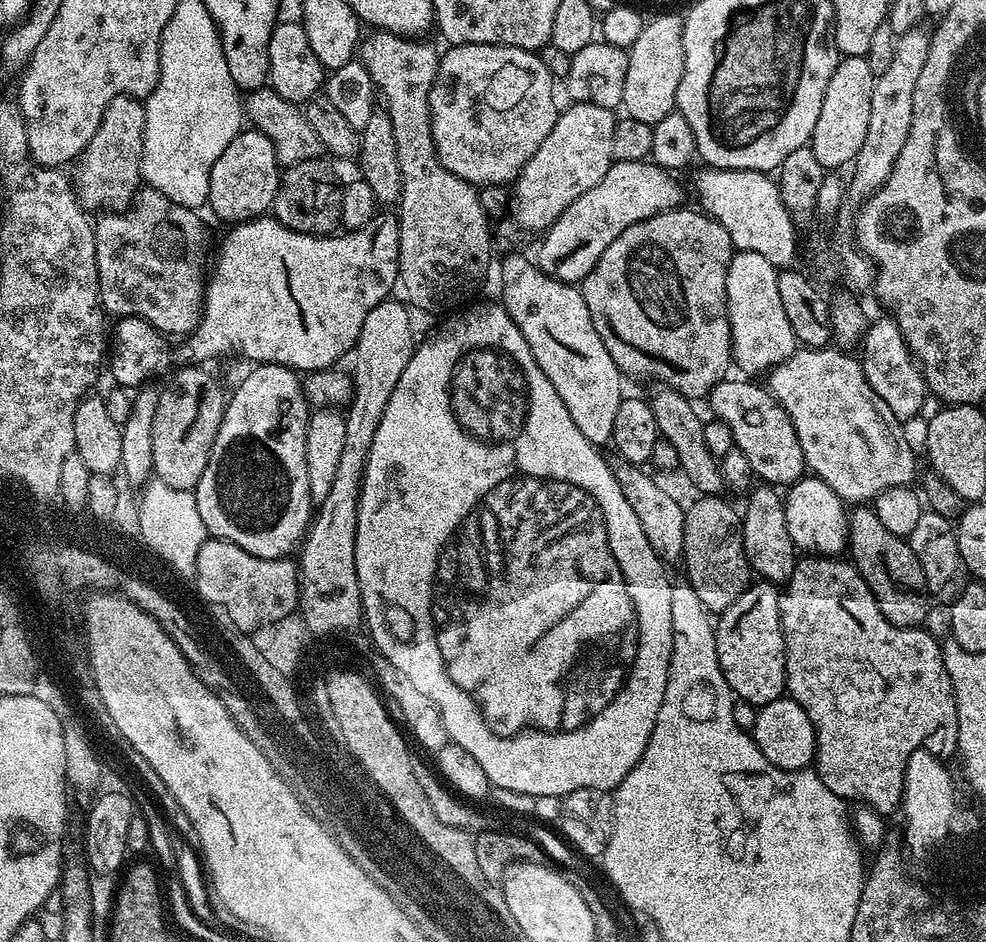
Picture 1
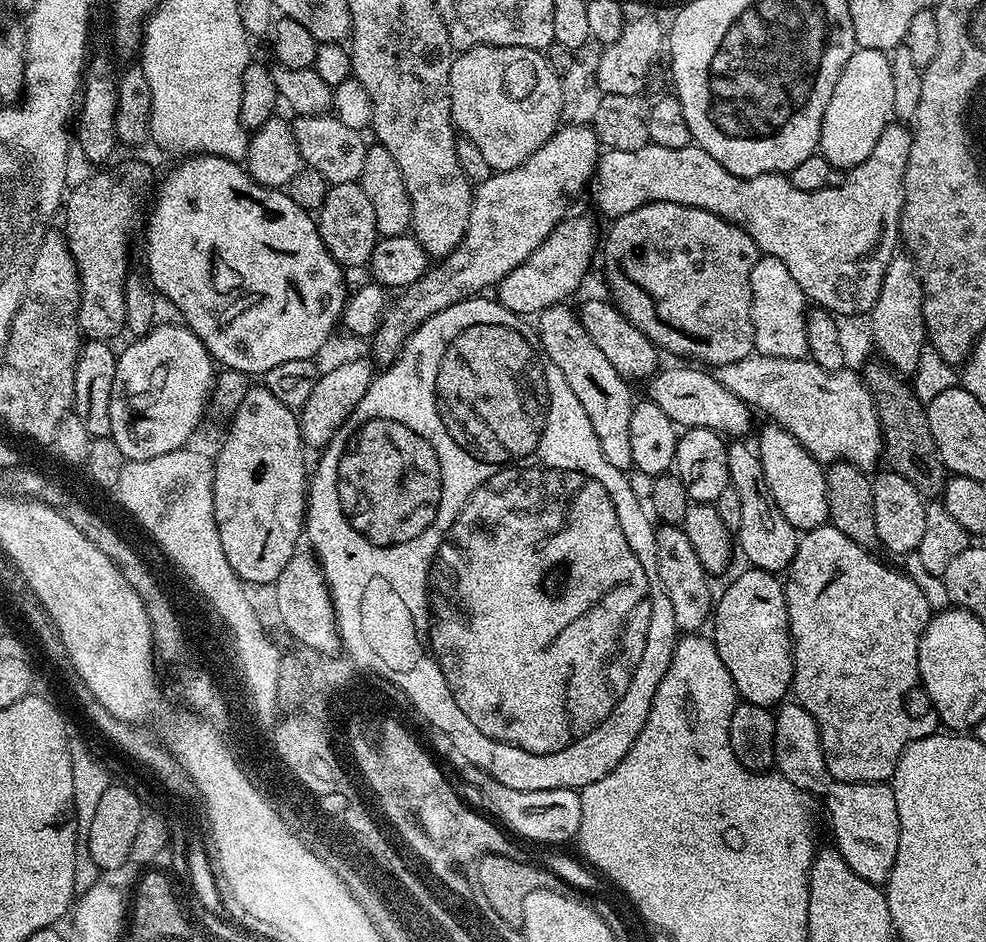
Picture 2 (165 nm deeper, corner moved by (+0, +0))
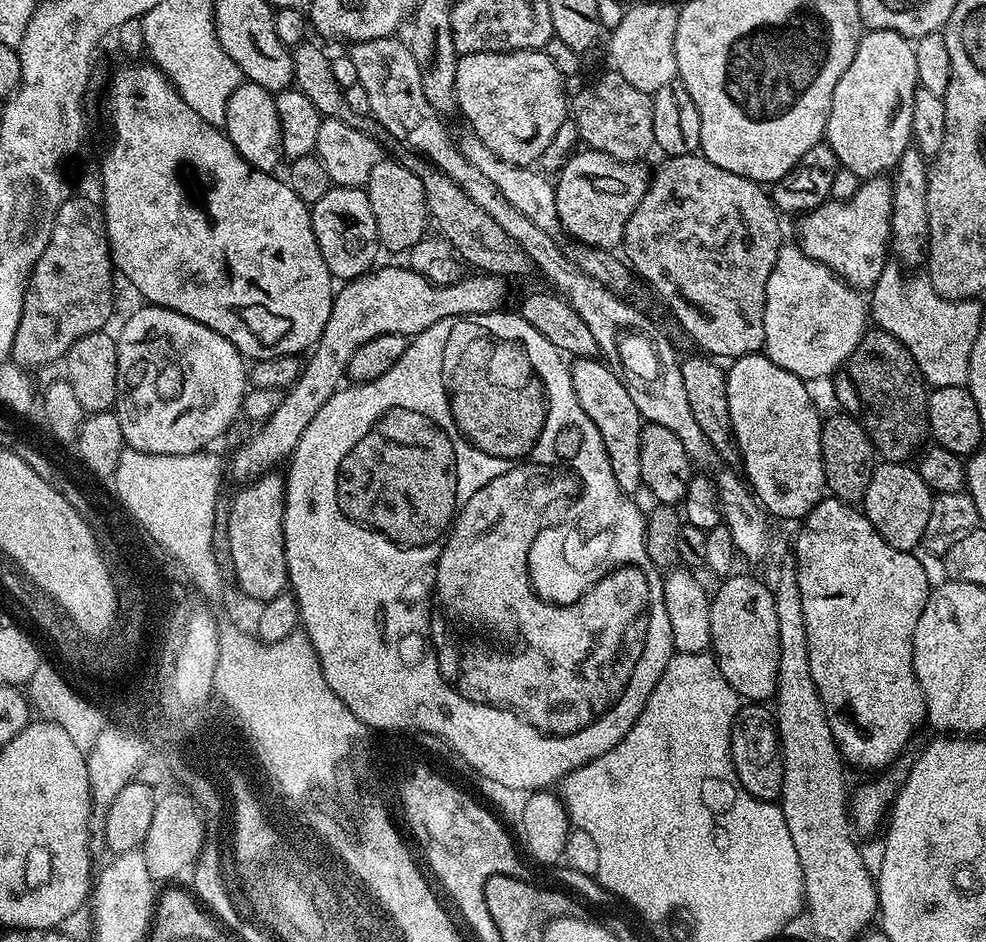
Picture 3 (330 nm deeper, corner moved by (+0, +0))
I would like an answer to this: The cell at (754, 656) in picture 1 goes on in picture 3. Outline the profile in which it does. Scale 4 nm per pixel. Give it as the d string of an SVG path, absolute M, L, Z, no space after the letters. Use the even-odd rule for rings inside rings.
M732 574L723 581L717 592L711 593L710 599L710 651L715 656L726 682L748 702L768 702L775 697L776 679L778 678L778 614L774 610L773 589L752 576Z

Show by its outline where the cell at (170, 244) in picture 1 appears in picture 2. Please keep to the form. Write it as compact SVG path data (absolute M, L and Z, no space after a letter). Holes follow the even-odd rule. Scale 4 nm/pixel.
M128 160L125 164L113 163L109 172L96 170L93 176L88 176L76 189L69 191L66 203L62 208L62 220L64 216L64 228L62 235L68 243L70 254L76 263L76 269L80 275L80 305L78 306L78 322L81 333L90 340L115 341L115 336L125 331L124 326L124 275L128 268L124 265L124 247L136 228L136 223L141 223L140 200L153 195L154 180L152 184L152 168L143 164L140 160Z

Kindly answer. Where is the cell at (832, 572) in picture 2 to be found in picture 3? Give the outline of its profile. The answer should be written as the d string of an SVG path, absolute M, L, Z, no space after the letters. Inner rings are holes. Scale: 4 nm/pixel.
M825 498L808 511L796 536L796 573L806 618L810 674L822 698L840 754L856 768L884 770L909 747L912 731L925 723L925 698L912 665L912 639L930 587L913 551L900 552L874 530L859 507Z

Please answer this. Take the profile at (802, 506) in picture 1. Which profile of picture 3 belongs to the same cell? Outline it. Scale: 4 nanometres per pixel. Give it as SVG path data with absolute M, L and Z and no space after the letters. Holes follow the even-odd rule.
M760 352L735 357L731 364L732 369L729 367L726 372L726 402L730 406L732 432L736 435L736 447L740 449L740 464L746 483L769 517L803 521L808 511L826 496L820 445L822 415L808 393L809 385L790 374L790 370L782 370L782 366Z

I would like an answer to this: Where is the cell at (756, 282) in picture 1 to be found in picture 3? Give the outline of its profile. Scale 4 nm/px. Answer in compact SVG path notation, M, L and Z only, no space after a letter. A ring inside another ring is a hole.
M785 243L766 282L763 355L805 382L841 371L870 324L869 305L860 296L857 289L824 264L811 260L795 243Z

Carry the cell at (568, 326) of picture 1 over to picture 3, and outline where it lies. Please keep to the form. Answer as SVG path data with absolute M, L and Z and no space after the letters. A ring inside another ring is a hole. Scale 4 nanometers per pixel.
M576 358L571 361L570 371L578 406L582 406L586 418L590 418L598 434L602 434L602 446L606 446L612 480L618 482L624 492L636 494L642 488L642 417L638 406L634 406L630 394L626 394L623 379L607 363L599 359Z

